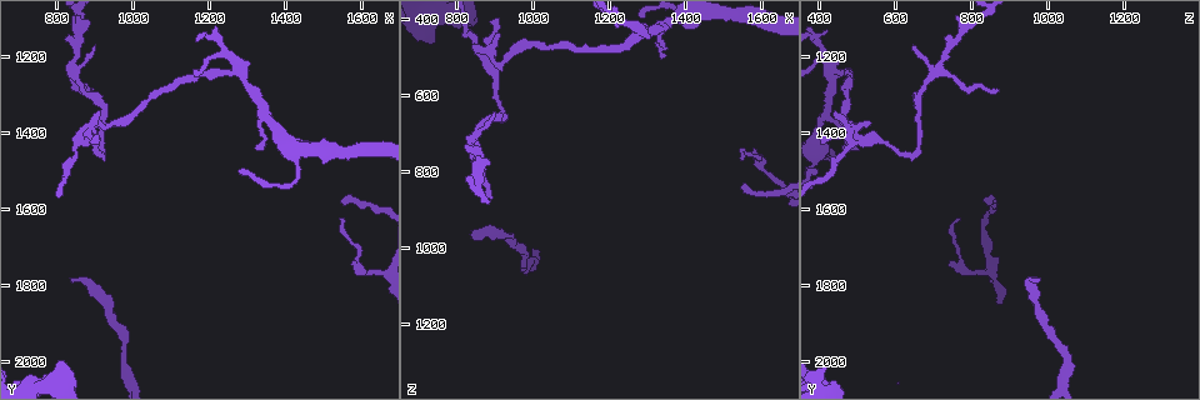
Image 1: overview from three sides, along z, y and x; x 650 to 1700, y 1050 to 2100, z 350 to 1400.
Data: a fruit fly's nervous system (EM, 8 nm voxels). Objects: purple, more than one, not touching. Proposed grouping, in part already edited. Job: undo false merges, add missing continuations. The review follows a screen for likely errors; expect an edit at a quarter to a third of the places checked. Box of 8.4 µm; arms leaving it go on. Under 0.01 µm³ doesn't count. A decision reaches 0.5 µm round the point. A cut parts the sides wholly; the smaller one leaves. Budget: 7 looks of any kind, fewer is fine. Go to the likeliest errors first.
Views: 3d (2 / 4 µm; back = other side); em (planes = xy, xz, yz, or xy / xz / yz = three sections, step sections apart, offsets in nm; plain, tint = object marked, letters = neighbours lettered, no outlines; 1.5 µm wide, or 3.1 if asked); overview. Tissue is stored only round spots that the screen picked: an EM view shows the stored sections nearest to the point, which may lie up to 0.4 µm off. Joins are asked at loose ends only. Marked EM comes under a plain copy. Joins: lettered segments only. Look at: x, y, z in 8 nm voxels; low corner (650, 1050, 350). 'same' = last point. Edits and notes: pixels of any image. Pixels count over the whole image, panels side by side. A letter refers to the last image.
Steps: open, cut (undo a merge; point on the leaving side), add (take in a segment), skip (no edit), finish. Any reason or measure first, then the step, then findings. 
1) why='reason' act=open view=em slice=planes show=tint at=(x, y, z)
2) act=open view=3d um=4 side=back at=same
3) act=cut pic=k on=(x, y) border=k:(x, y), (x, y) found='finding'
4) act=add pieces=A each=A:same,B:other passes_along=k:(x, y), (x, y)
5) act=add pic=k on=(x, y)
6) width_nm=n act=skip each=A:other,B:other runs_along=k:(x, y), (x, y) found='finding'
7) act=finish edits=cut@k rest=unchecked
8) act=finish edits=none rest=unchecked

why='branch stops here' act=open view=3d um=2 at=(835, 1780, 955)

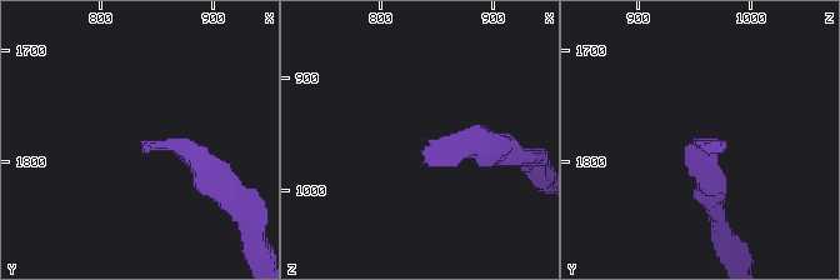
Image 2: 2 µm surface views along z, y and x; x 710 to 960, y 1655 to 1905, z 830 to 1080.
why='need the tissue' act=open view=em slice=planes show=tint at=(840, 1788, 958)

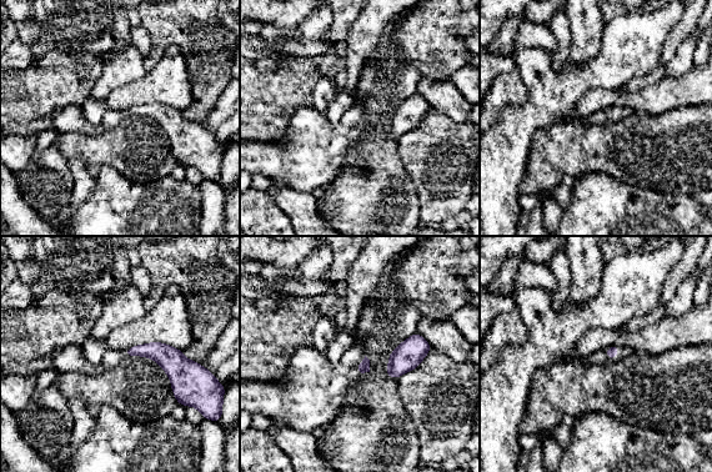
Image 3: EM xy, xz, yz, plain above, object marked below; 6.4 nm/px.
why='see the neighbours' act=open view=em slice=planes show=letters at=same

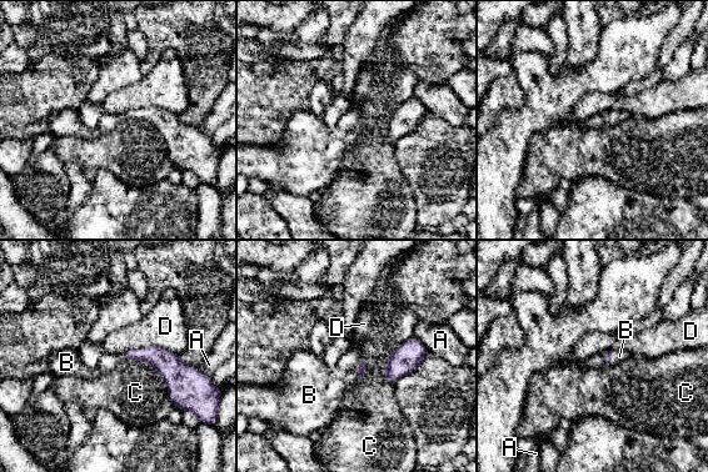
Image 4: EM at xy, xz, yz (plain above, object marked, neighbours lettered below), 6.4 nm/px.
act=add pieces=B each=A:other,B:same,C:other,D:other passes_along=4:(360, 370), (354, 371), (320, 390) found='it goes on there'

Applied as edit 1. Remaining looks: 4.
why='arms part here' act=open view=em slice=xz step=8 show=tint at=(890, 1385, 510)

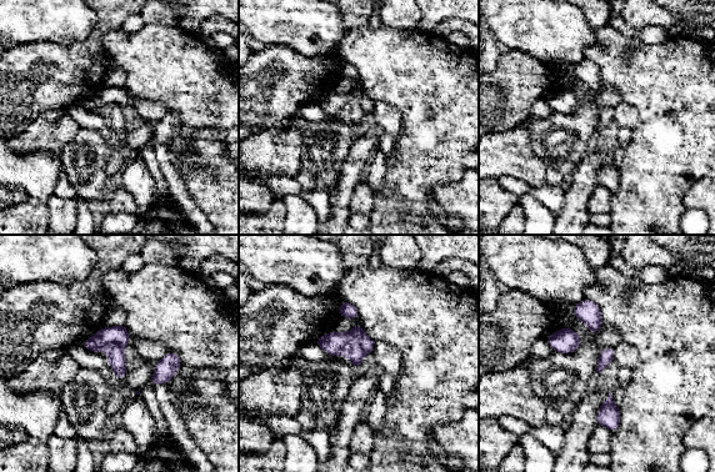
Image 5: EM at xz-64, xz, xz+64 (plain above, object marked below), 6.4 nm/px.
act=open view=em slice=yz step=4 show=tint at=same

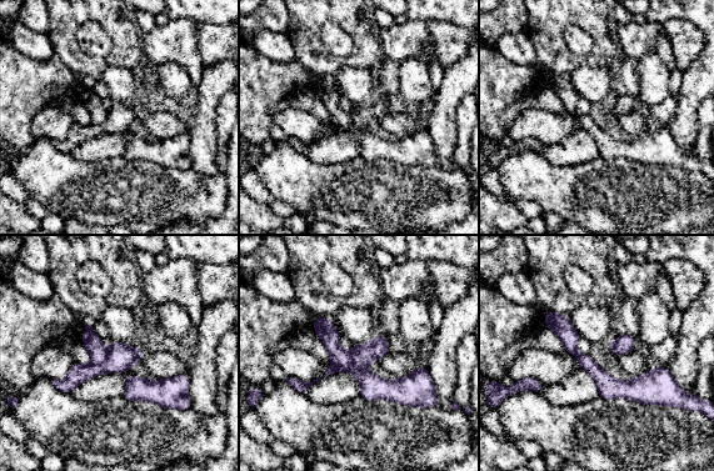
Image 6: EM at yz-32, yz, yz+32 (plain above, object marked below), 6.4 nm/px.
act=open view=em slice=yz step=4 show=letters at=same

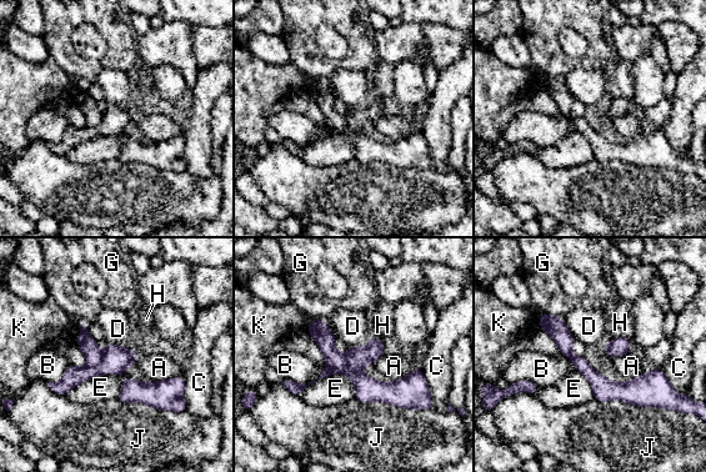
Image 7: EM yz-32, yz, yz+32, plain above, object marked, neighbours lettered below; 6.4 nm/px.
act=cut pic=7 on=(88, 345) each=A:other,B:other,C:other,D:other,E:other,G:other,H:other,J:other,K:other part_leaving=7:(552, 320), (565, 349), (606, 390), (677, 398) found='two neurons meet here'

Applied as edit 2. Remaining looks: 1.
act=finish edits=add@4,cut@7 rest=unchecked

